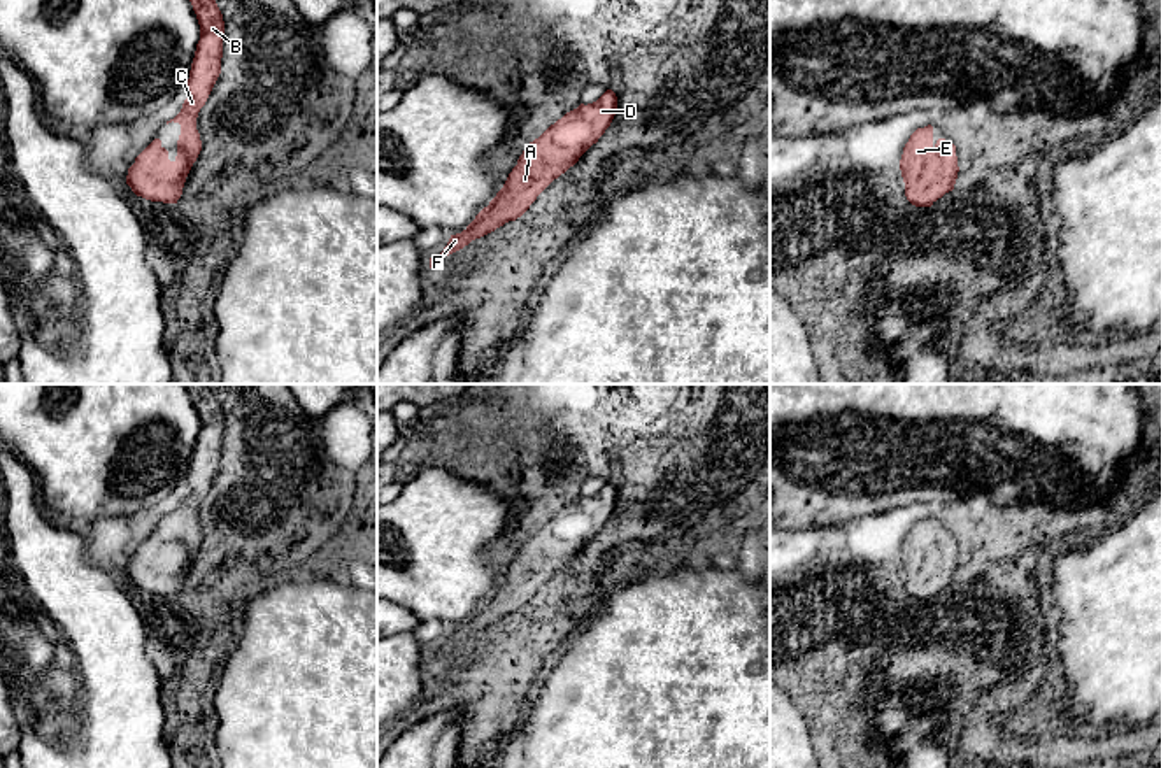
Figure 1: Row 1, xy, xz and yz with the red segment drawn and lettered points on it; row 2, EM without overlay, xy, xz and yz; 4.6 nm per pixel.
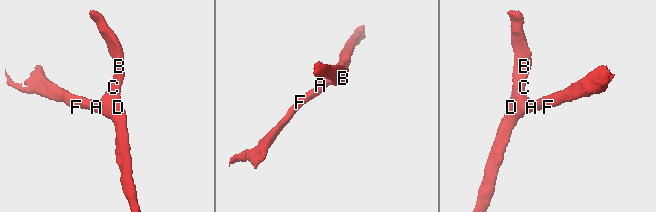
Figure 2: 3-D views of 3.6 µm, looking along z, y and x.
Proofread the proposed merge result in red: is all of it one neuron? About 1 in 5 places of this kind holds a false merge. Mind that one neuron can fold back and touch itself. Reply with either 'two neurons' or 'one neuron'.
one neuron

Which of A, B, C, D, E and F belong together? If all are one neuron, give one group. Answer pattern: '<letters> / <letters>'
A B C D E F

